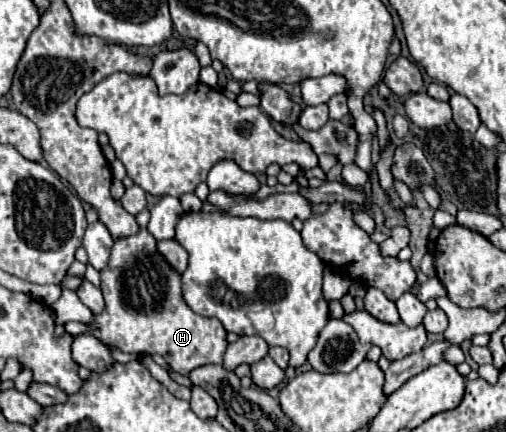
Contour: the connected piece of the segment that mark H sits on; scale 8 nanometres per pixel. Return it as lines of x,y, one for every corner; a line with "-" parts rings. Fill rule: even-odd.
142,210
136,216
140,230
132,236
116,240
112,246
108,270
100,272
104,294
104,310
94,314
94,324
68,322
68,334
92,334
102,344
114,346
120,352
162,354
172,370
188,376
190,370
204,364
222,364
228,348
226,330
216,318
206,318
190,310
182,298
180,272
166,266
166,258
158,254
156,238
146,230
150,212

